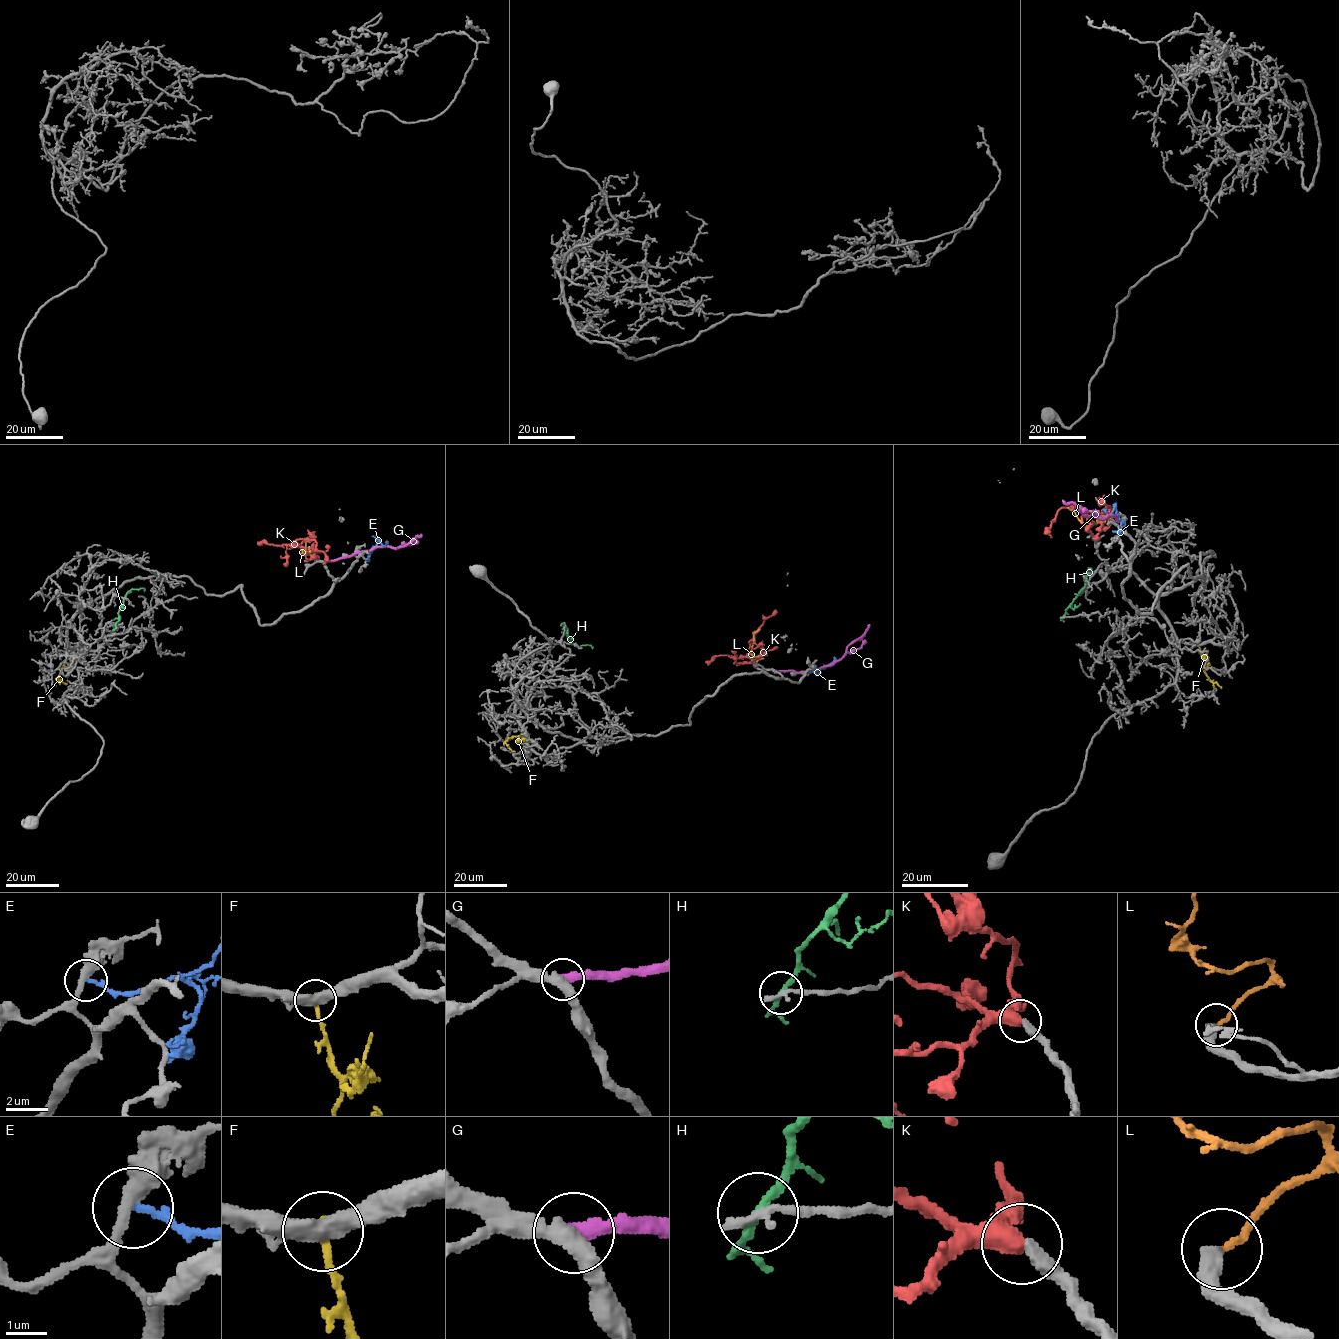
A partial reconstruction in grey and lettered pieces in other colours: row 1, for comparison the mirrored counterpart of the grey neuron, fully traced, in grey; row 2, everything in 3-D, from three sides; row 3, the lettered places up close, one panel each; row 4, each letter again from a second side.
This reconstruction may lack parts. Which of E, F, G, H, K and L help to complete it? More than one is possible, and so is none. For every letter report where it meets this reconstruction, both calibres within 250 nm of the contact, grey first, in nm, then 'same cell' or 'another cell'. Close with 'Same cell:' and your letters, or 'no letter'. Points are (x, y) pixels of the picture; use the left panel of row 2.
E: contact (356, 551); calibres 400 and 200 nm; another cell
F: contact (74, 650); calibres 480 and 200 nm; another cell
G: contact (323, 561); calibres 360 and 320 nm; another cell
H: contact (116, 627); calibres 280 and 220 nm; another cell
K: contact (306, 549); calibres 420 and 420 nm; same cell
L: contact (307, 548); calibres 400 and 200 nm; another cell
Same cell: K

